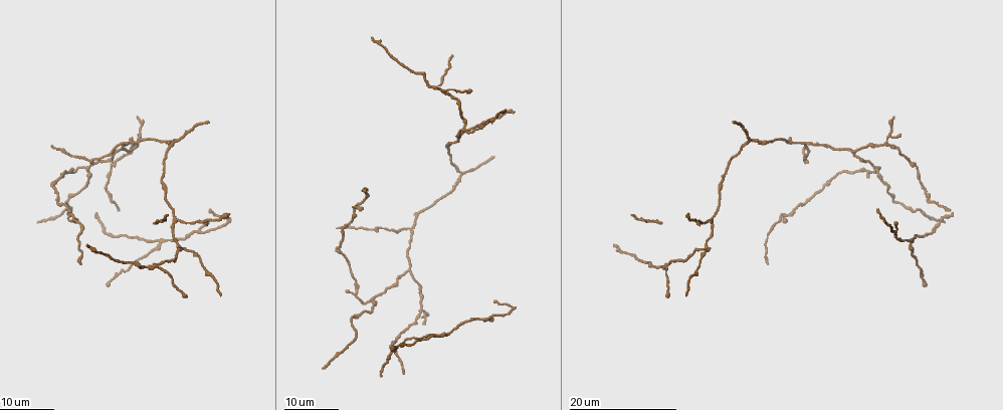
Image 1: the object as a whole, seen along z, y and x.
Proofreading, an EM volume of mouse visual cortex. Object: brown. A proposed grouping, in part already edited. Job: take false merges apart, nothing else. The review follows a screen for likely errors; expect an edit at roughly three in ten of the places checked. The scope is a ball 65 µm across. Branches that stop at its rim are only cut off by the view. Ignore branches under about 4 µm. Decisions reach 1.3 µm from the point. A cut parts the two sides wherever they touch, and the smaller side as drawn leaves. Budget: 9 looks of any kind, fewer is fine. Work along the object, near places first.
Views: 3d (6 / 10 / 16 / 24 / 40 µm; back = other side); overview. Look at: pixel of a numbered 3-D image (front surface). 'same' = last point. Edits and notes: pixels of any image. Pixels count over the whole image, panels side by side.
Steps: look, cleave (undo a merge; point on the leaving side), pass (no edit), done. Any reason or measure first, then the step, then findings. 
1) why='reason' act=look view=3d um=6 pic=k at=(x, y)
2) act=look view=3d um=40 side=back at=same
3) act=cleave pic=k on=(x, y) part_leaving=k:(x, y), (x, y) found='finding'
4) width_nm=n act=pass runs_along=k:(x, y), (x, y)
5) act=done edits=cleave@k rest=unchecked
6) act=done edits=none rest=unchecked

why='calibre changes' act=look view=3d um=24 pic=1 at=(133, 262)

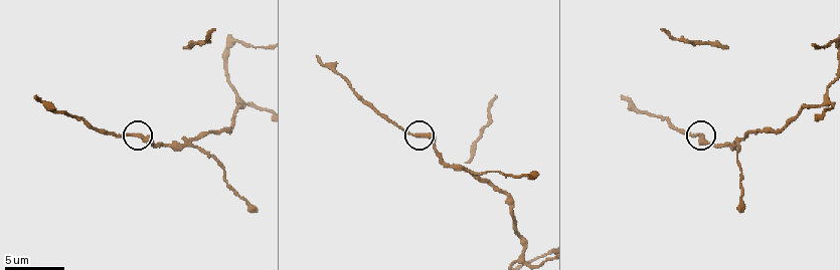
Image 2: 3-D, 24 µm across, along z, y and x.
act=look view=3d um=10 pic=2 at=(136, 137)

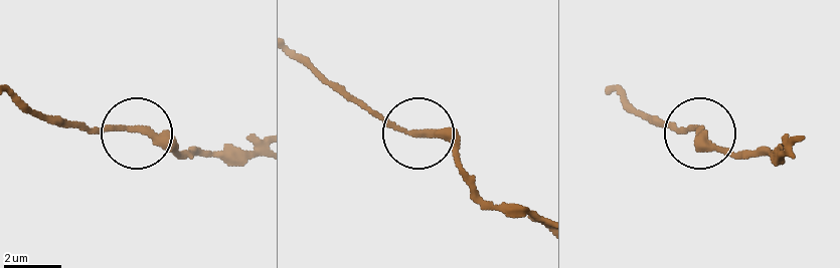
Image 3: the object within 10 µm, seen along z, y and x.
act=pass runs_along=3:(537, 220), (487, 203), (444, 141), (392, 128), (345, 97) found='one neuron here'

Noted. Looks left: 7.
why='branch point' act=look view=3d um=24 pic=1 at=(749, 139)

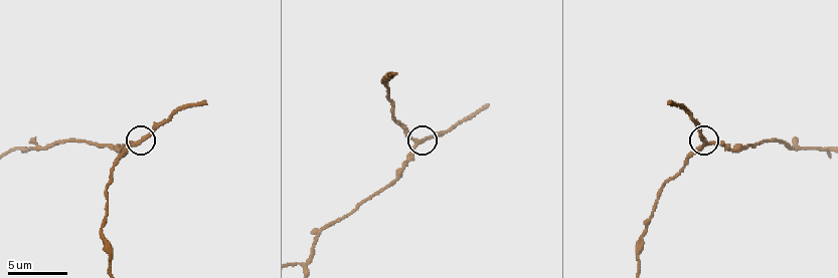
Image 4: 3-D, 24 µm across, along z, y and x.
act=look view=3d um=10 pic=4 at=(137, 143)

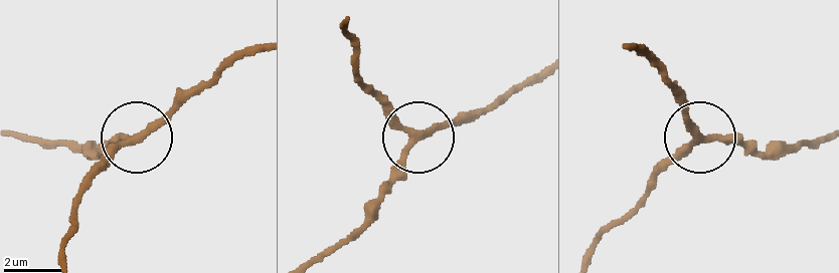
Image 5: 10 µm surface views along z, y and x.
act=pass runs_along=5:(824, 140), (769, 149), (703, 140), (682, 91) found='continuous, no second neuron'

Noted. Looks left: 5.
why='three arms meet' act=look view=3d um=16 pic=2 at=(522, 261)

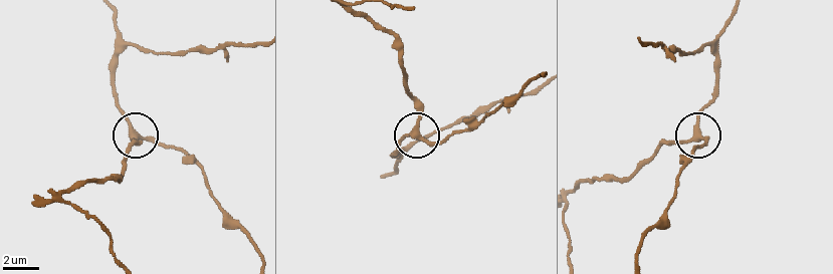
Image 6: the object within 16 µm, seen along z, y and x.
side_arm_um=14 act=pass runs_along=6:(112, 14), (116, 27), (118, 103), (134, 133), (177, 149) found='one neuron here'

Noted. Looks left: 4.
why='arms part here' act=look view=3d um=6 pic=2 at=(234, 40)

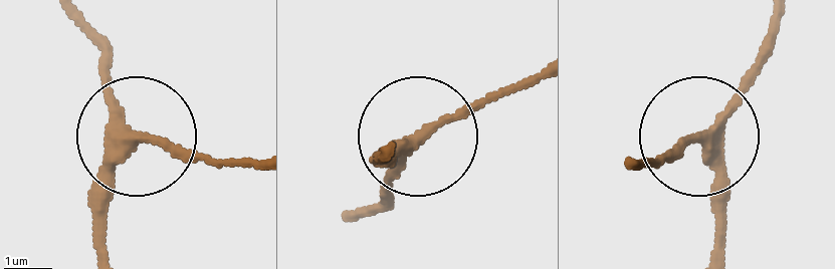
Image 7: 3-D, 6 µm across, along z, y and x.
width_nm=220 act=pass runs_along=7:(346, 219), (386, 191), (402, 151), (542, 71) found='all the same neuron'

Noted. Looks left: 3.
why='three-way junction' act=look view=3d um=16 pic=1 at=(874, 171)

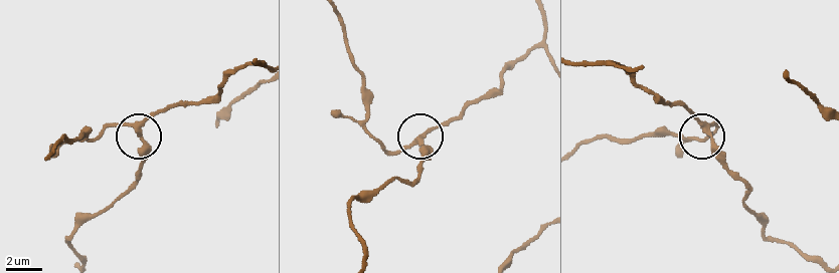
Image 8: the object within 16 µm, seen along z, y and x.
why='zoom in' act=look view=3d um=6 pic=8 at=(707, 133)

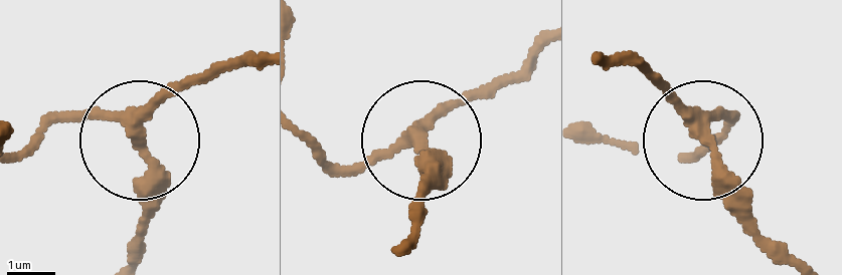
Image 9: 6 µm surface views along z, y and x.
arms=3 act=pass runs_along=9:(601, 55), (633, 67), (705, 140), (729, 199), (785, 255) found='all the same neuron'

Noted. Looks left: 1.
act=done edits=none rest=unchecked

